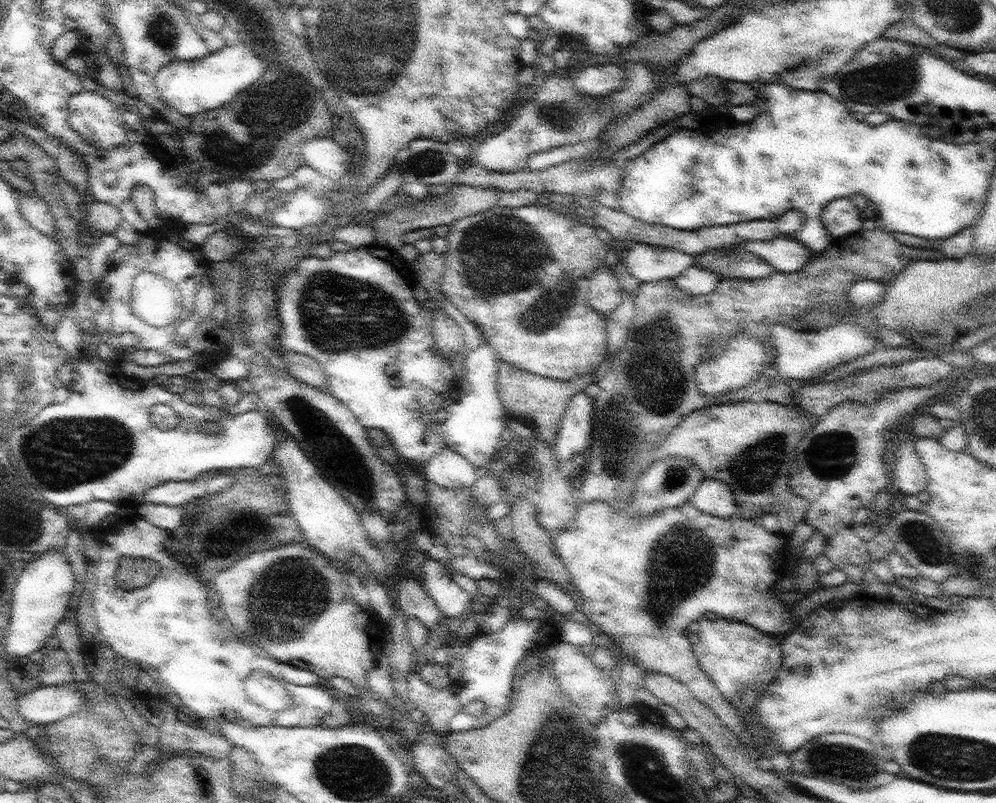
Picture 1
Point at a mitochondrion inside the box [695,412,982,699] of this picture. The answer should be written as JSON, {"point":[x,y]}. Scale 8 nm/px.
{"point":[755,470]}

